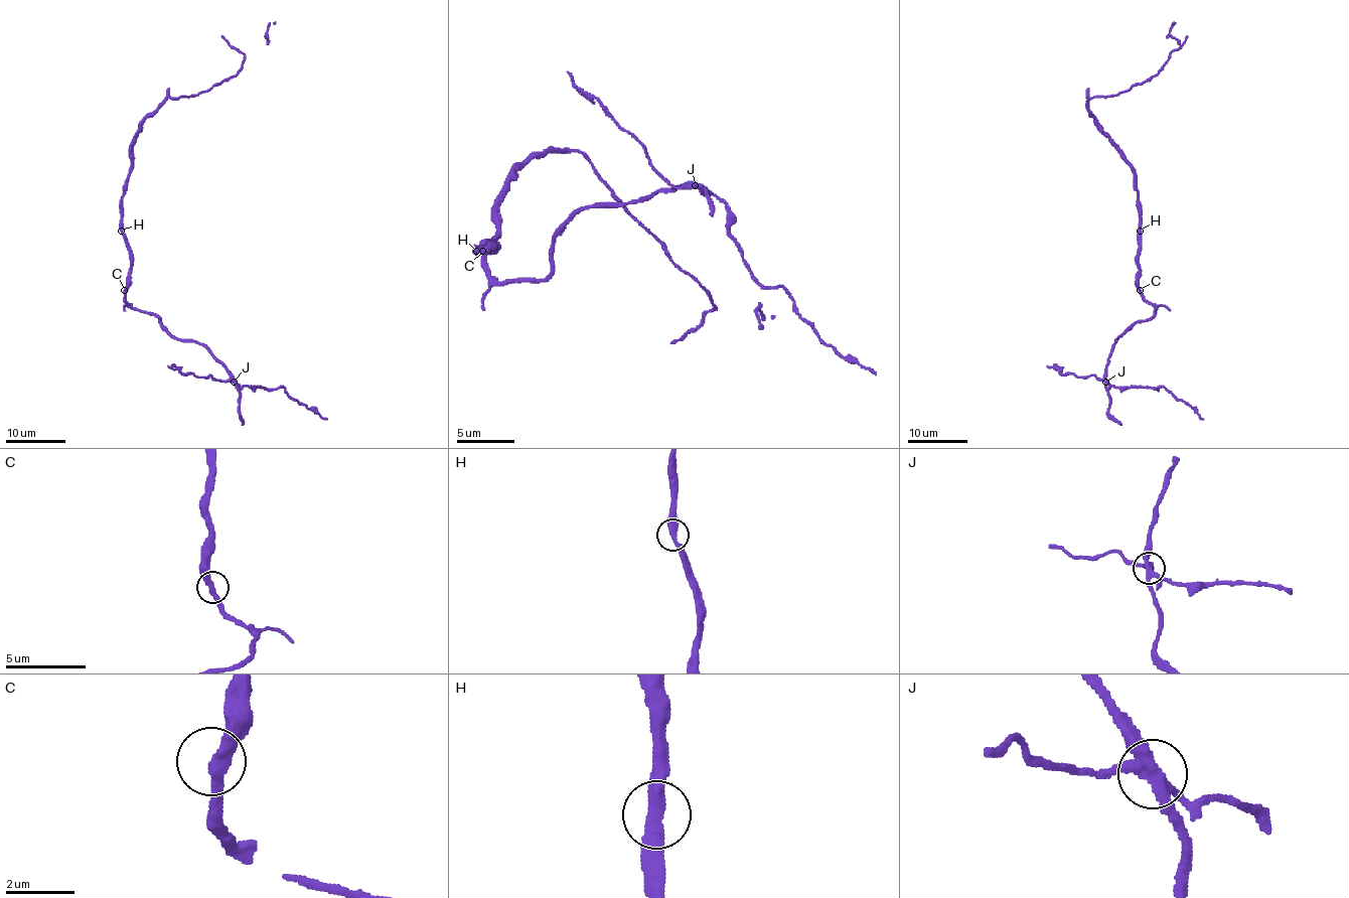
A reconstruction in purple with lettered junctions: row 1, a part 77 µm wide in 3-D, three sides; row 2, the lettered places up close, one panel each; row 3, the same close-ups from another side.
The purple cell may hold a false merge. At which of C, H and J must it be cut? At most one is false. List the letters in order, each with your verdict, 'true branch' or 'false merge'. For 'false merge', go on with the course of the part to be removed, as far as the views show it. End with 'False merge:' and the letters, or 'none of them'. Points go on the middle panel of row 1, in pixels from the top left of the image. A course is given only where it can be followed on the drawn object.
C: true branch
H: true branch
J: false merge | (696, 185), (725, 205), (728, 237), (748, 272), (762, 286), (779, 286), (826, 343), (849, 355), (875, 376)
False merge: J

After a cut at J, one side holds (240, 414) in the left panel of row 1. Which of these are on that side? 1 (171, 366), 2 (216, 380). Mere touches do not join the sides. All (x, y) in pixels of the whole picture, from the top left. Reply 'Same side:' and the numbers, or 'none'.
Same side: none

